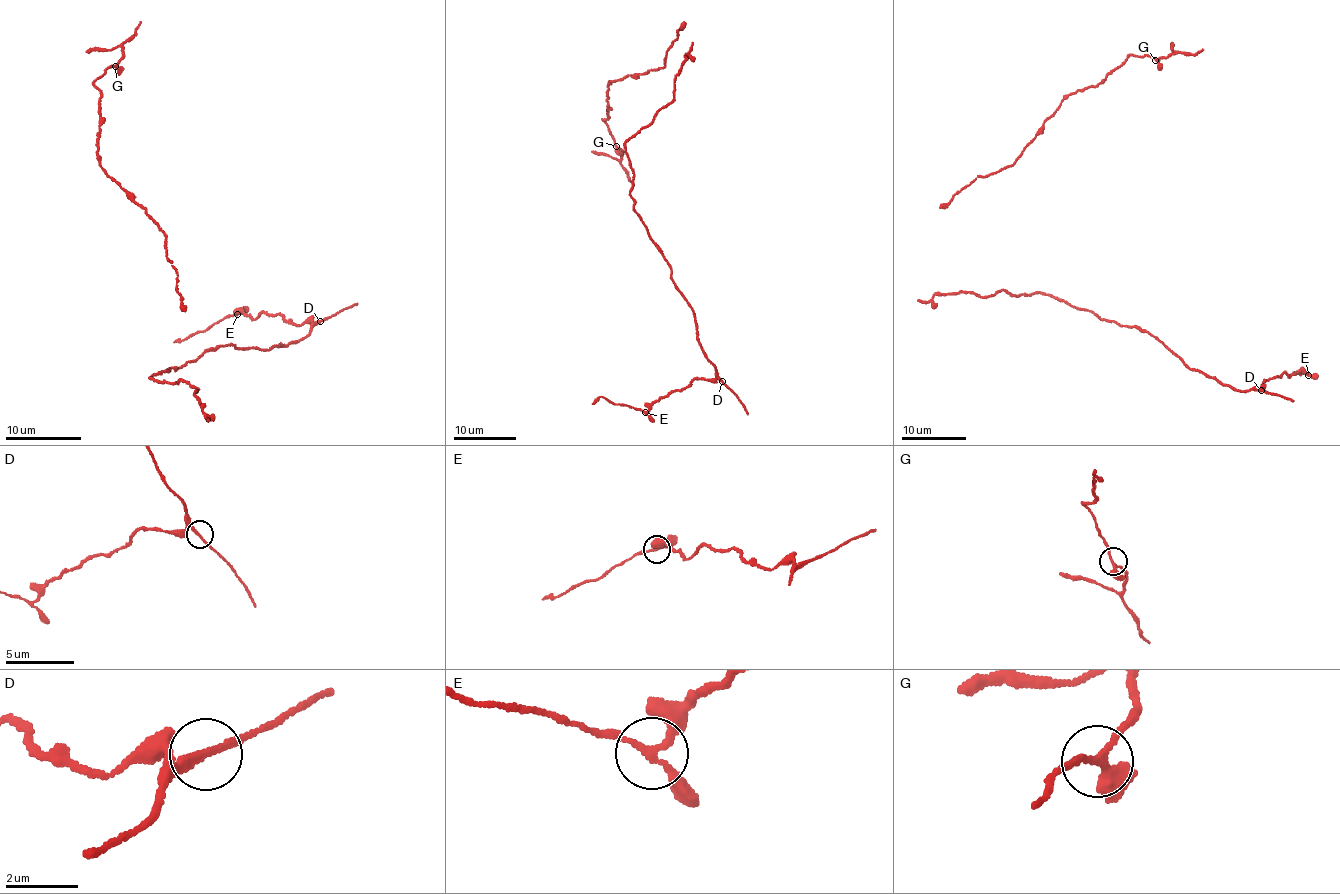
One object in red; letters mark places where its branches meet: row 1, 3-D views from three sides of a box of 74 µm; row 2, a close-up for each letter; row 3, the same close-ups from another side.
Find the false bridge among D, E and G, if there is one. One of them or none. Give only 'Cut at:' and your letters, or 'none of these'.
Cut at: E

